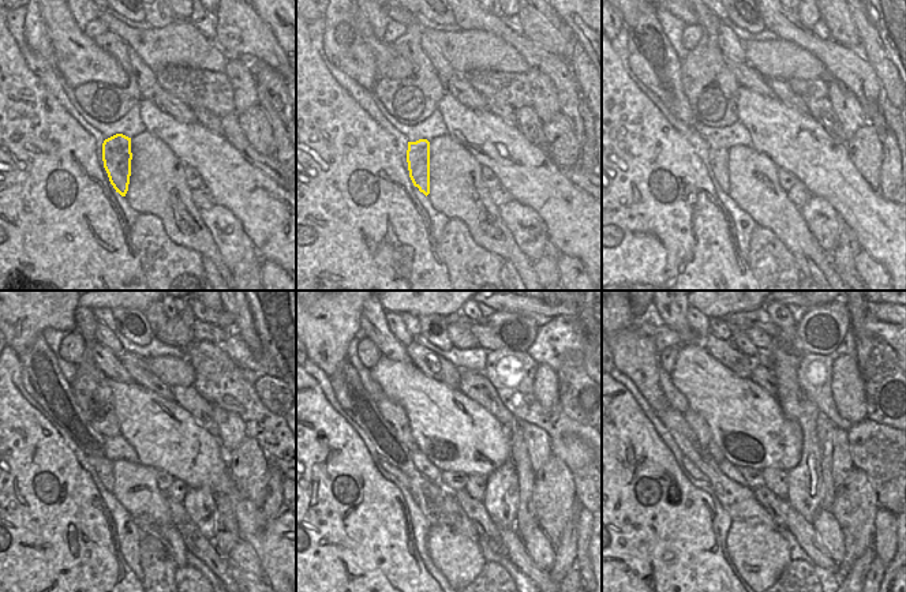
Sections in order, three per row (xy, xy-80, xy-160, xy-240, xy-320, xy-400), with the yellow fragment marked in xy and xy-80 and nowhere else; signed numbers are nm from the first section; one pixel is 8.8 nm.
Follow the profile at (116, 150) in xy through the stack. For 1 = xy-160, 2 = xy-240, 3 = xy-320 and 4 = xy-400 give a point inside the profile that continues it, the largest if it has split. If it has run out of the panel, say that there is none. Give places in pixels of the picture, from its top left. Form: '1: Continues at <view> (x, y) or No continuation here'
1: Continues at xy-160 (718, 158)
2: Continues at xy-240 (101, 469)
3: Continues at xy-320 (388, 471)
4: Continues at xy-400 (691, 471).

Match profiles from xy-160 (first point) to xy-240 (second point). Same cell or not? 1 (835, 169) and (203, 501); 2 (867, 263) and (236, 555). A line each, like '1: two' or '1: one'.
1: two
2: one

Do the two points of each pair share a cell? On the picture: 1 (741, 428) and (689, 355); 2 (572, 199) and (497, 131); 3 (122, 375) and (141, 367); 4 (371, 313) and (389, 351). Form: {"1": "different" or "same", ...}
{"1": "same", "2": "same", "3": "different", "4": "same"}

